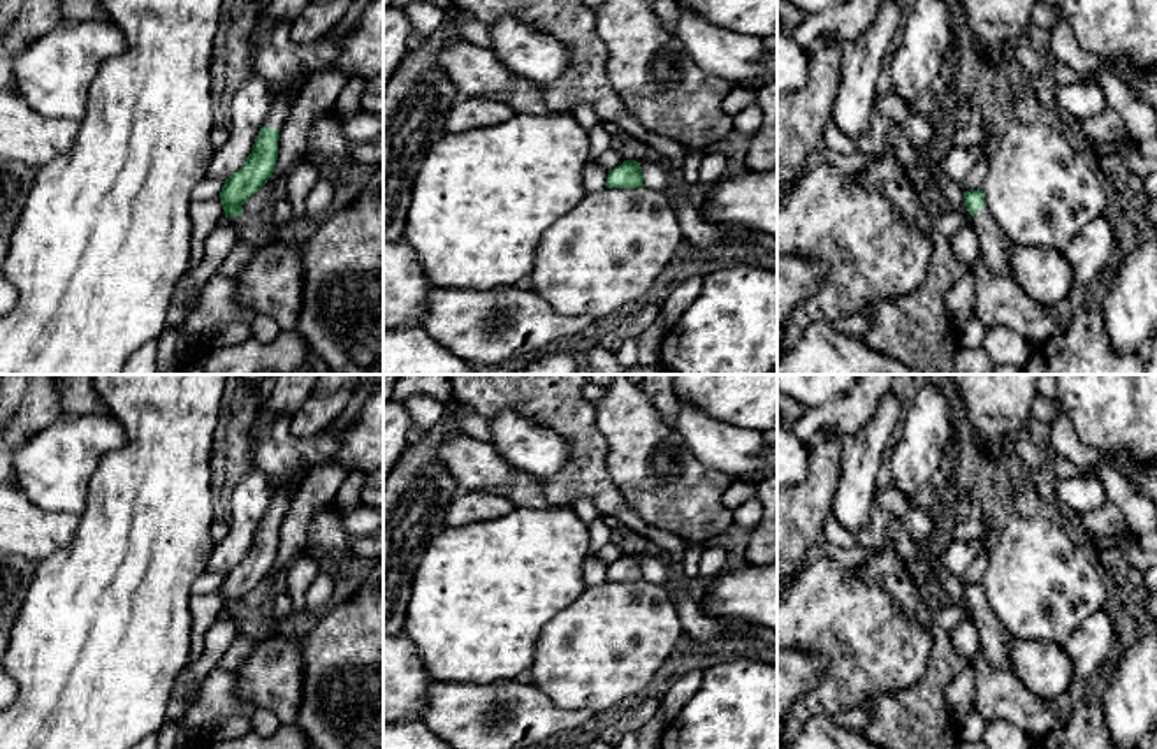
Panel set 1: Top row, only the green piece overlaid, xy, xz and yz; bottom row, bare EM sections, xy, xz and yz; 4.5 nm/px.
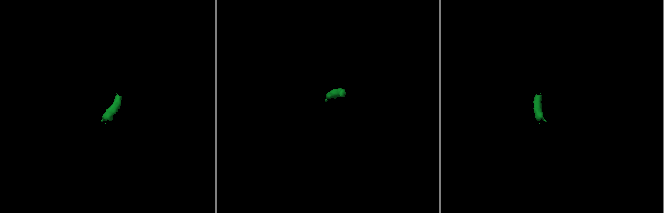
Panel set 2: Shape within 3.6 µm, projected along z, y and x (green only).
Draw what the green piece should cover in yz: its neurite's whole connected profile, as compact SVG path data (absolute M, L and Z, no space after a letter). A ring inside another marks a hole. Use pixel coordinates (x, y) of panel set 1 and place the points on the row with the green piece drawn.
M983 188L964 192L964 199L967 211L972 216L972 229L979 243L979 257L986 262L992 273L1011 276L1009 246L1013 243L990 215L985 204Z

